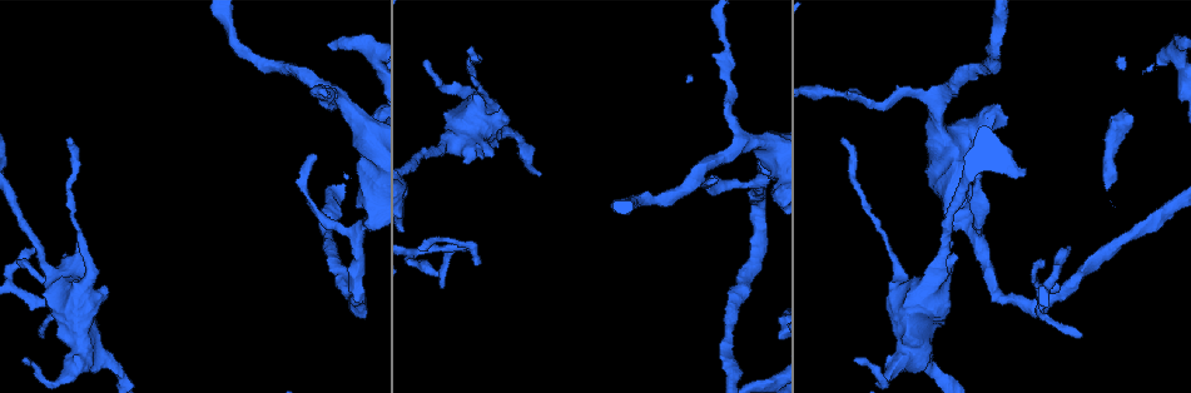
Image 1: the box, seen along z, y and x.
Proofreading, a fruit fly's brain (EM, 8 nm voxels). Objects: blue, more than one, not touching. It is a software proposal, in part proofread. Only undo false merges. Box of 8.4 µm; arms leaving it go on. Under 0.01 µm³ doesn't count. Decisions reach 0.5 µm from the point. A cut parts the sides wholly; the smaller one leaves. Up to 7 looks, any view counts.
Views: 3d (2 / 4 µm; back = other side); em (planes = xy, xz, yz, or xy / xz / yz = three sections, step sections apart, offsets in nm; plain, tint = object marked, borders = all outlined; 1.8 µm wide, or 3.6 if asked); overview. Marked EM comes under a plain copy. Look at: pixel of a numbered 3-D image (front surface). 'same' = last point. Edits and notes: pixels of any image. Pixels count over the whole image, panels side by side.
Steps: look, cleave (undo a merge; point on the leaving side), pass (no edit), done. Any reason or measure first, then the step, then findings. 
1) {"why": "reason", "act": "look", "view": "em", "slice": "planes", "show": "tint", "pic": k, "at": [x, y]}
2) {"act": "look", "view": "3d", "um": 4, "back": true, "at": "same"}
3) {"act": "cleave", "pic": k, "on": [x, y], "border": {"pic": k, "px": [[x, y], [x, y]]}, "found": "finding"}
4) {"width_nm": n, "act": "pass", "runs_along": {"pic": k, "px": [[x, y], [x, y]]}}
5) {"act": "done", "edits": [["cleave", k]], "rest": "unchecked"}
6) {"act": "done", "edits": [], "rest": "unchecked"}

{"why": "small branch off a trunk", "act": "look", "view": "3d", "um": 4, "pic": 1, "at": [360, 229]}

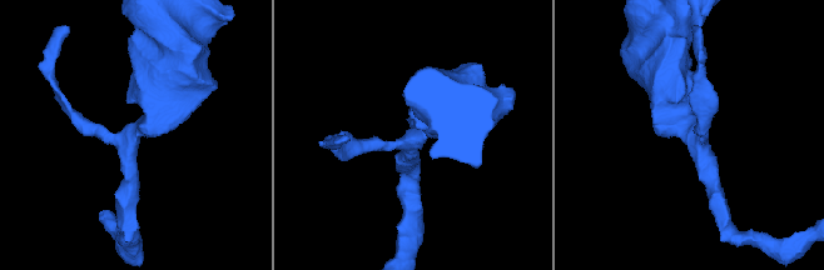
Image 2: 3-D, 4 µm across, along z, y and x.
{"arms": 3, "arm_widths_nm": [220, 260, 600], "act": "look", "view": "em", "slice": "xy", "step": 8, "show": "tint", "pic": 2, "at": [131, 138]}

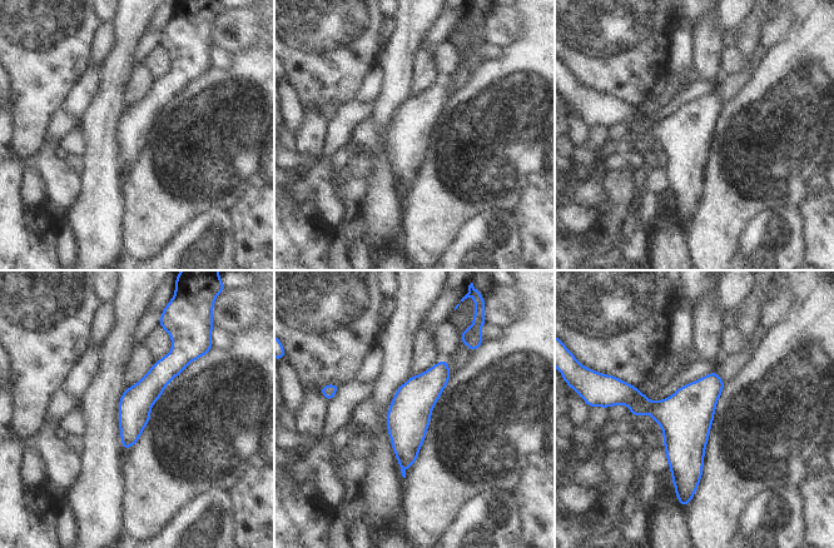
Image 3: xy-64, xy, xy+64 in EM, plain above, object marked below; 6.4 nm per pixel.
{"why": "another direction", "act": "look", "view": "em", "slice": "planes", "show": "tint", "at": "same"}

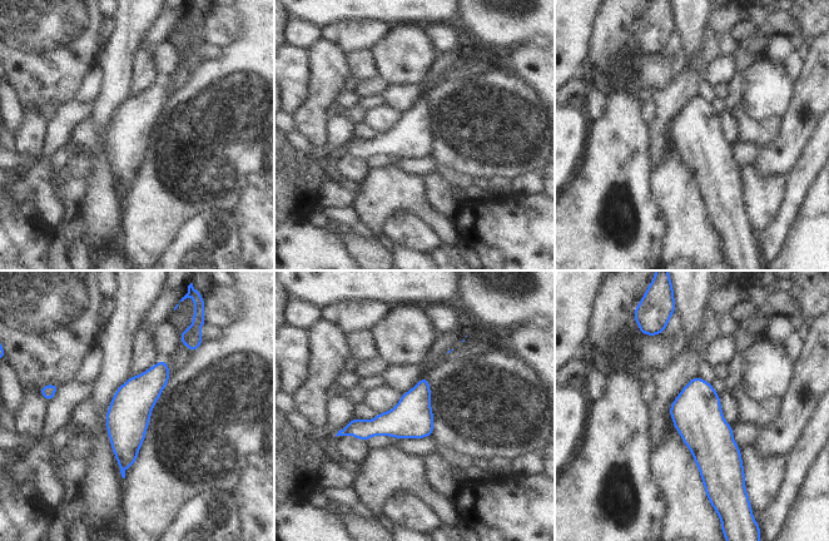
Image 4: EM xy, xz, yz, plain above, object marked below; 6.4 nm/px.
{"act": "pass", "runs_along": {"pic": 4, "px": [[163, 363], [132, 403], [122, 466]]}, "found": "one neuron here"}

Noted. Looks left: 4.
{"why": "calibre changes", "act": "look", "view": "em", "slice": "planes", "show": "tint", "pic": 1, "at": [897, 270]}

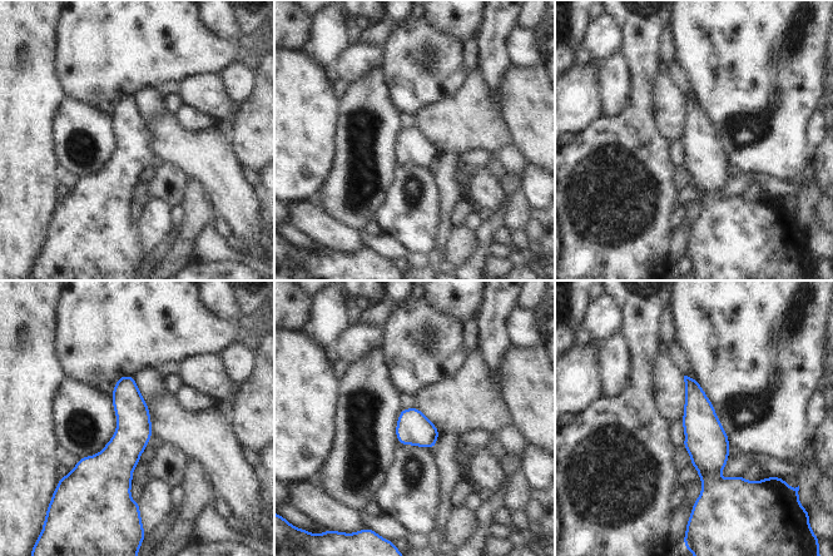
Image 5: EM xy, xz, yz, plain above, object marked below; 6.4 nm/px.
{"width_nm": 220, "act": "pass", "found": "continuous, no second neuron"}

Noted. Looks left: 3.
{"why": "sharp bend", "act": "look", "view": "em", "slice": "planes", "show": "tint", "pic": 1, "at": [76, 367]}

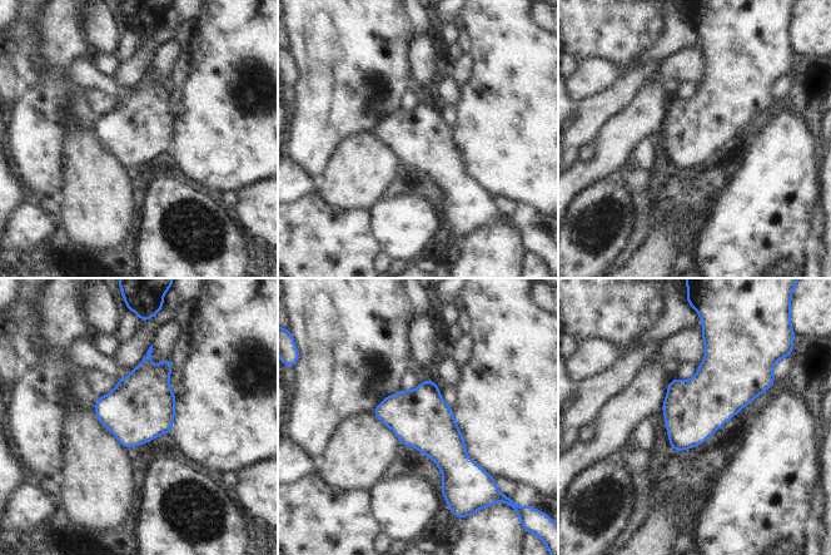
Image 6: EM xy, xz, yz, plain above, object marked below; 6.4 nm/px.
{"width_nm": 380, "act": "pass", "found": "one neuron here"}

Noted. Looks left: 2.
{"act": "done", "edits": [], "rest": "unchecked"}

